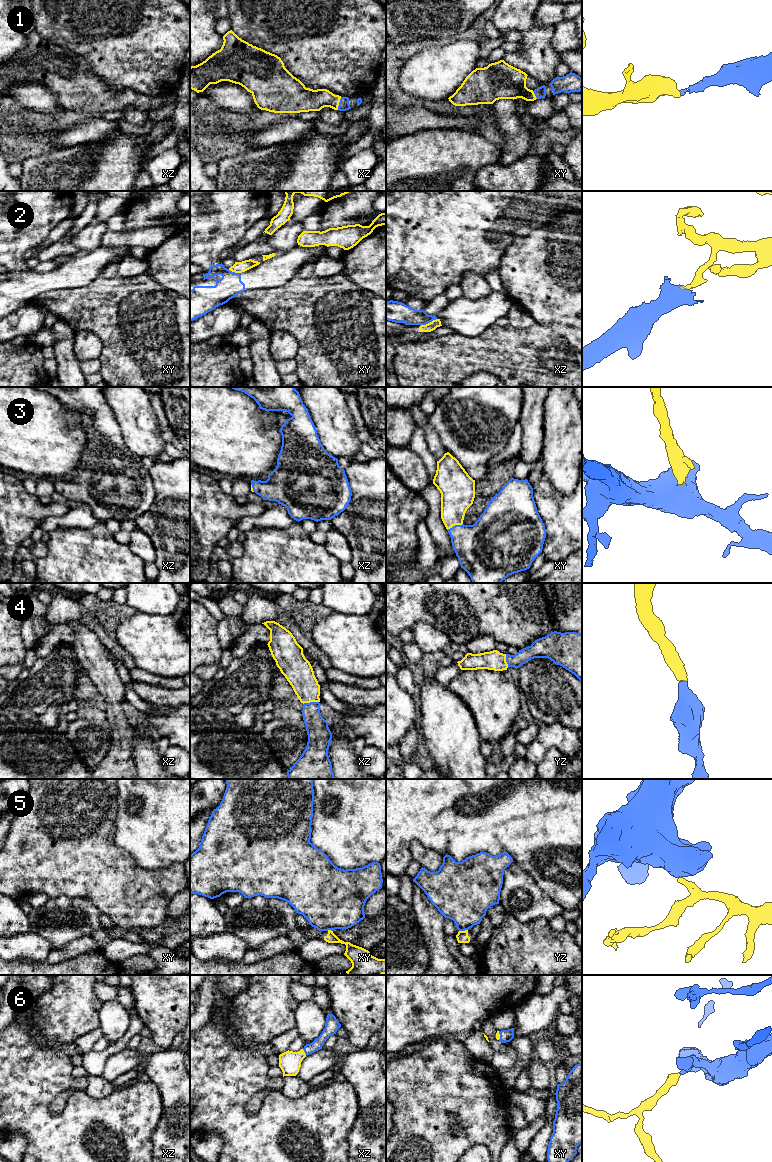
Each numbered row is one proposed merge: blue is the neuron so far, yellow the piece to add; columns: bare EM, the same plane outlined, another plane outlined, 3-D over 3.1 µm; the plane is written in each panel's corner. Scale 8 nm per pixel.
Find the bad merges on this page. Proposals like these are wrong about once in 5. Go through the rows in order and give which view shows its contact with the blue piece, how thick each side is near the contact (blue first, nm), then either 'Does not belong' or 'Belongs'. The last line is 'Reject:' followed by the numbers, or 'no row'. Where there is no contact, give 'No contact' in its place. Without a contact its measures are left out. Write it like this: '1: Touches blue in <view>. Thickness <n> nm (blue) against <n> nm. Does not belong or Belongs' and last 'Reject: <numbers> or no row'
1: Touches blue in xz. Thickness 90 nm (blue) against 180 nm. Belongs
2: Touches blue in xz. Thickness 160 nm (blue) against 70 nm. Does not belong
3: Touches blue in xy. Thickness 360 nm (blue) against 280 nm. Belongs
4: Touches blue in xz. Thickness 180 nm (blue) against 220 nm. Belongs
5: Touches blue in yz. Thickness 380 nm (blue) against 100 nm. Does not belong
6: Touches blue in xz. Thickness 90 nm (blue) against 180 nm. Belongs
Reject: 2, 5

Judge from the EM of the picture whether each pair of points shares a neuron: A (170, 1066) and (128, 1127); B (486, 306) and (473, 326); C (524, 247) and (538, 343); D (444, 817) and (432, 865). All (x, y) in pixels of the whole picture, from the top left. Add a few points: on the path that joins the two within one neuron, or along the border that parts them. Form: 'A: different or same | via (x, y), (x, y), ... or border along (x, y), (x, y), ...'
A: different | border along (150, 1080), (159, 1091), (162, 1108)
B: same | via (484, 311), (477, 321)
C: different | border along (537, 323), (547, 326), (558, 335)
D: different | border along (415, 840), (431, 847), (443, 856)

